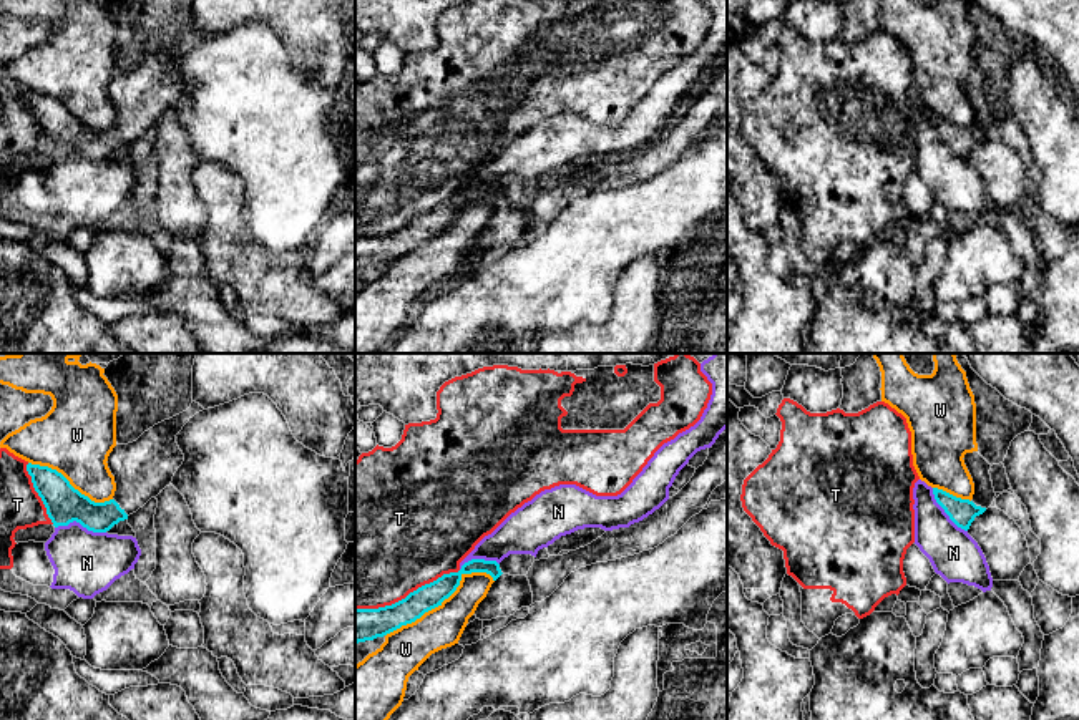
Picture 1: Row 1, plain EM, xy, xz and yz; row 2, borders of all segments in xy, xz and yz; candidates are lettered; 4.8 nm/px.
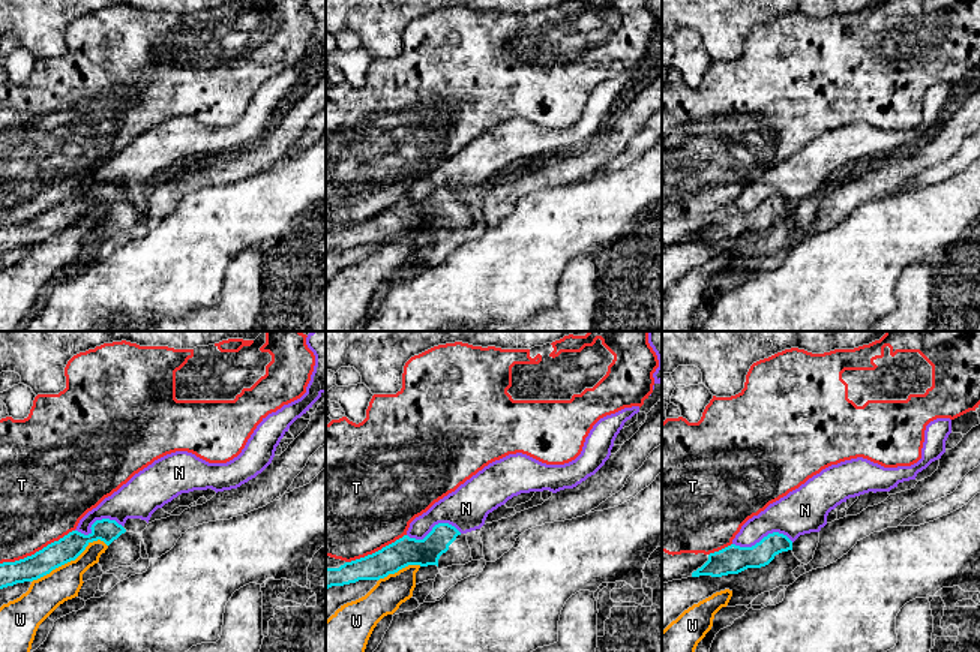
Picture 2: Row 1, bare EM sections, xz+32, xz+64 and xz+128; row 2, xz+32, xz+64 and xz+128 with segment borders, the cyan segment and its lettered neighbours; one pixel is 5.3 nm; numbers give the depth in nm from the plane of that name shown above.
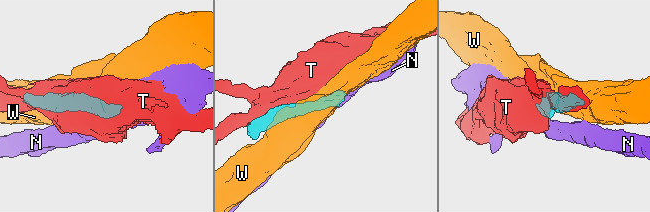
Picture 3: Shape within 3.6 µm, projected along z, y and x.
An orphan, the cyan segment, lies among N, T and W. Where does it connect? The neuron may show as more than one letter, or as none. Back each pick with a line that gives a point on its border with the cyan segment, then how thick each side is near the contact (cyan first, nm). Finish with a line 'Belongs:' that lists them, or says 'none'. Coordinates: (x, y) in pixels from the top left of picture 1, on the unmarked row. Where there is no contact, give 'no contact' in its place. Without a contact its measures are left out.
Belongs: none

